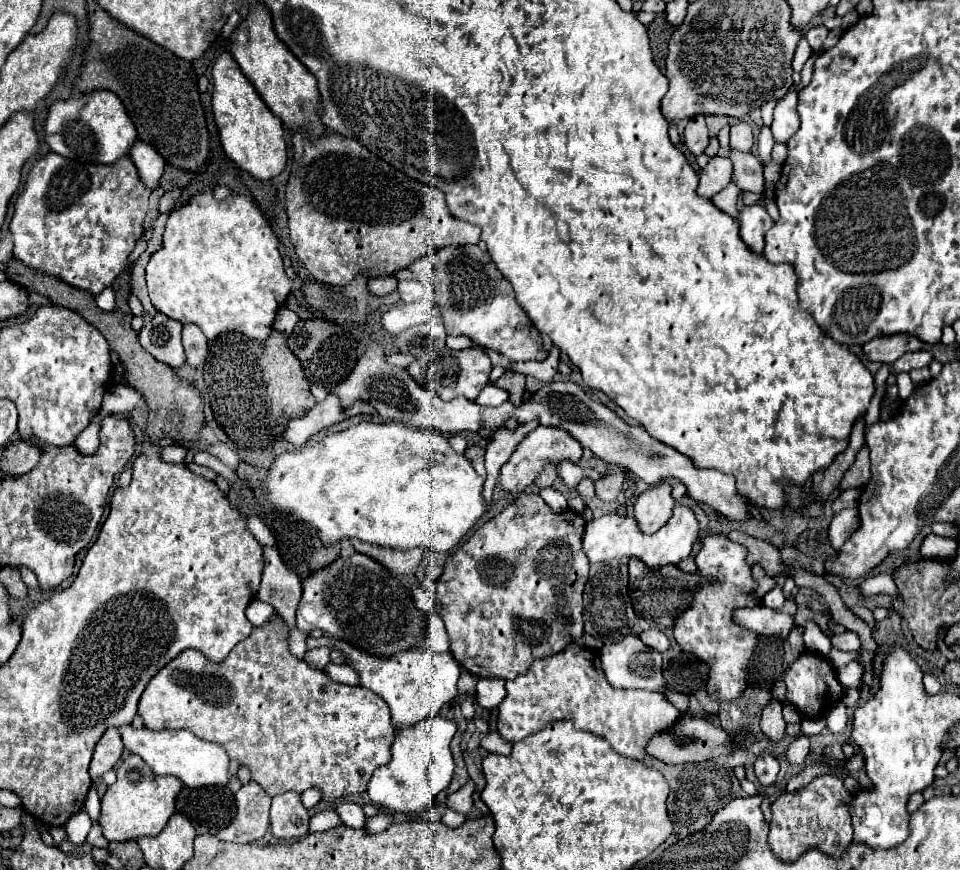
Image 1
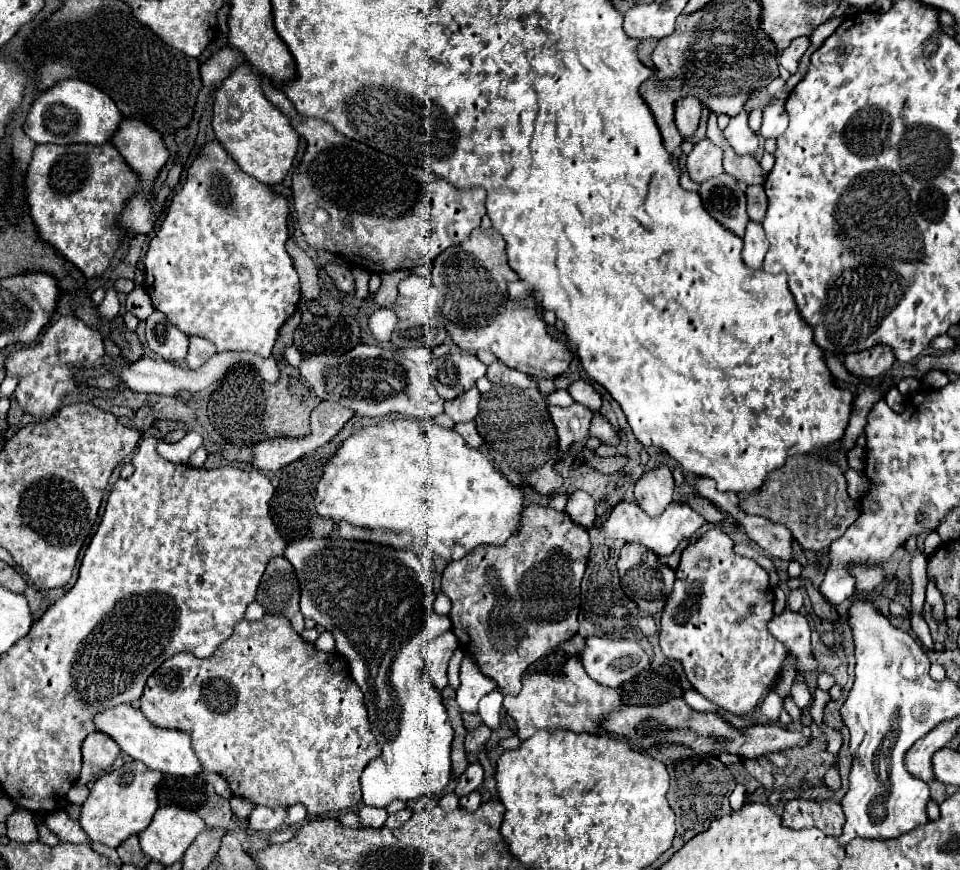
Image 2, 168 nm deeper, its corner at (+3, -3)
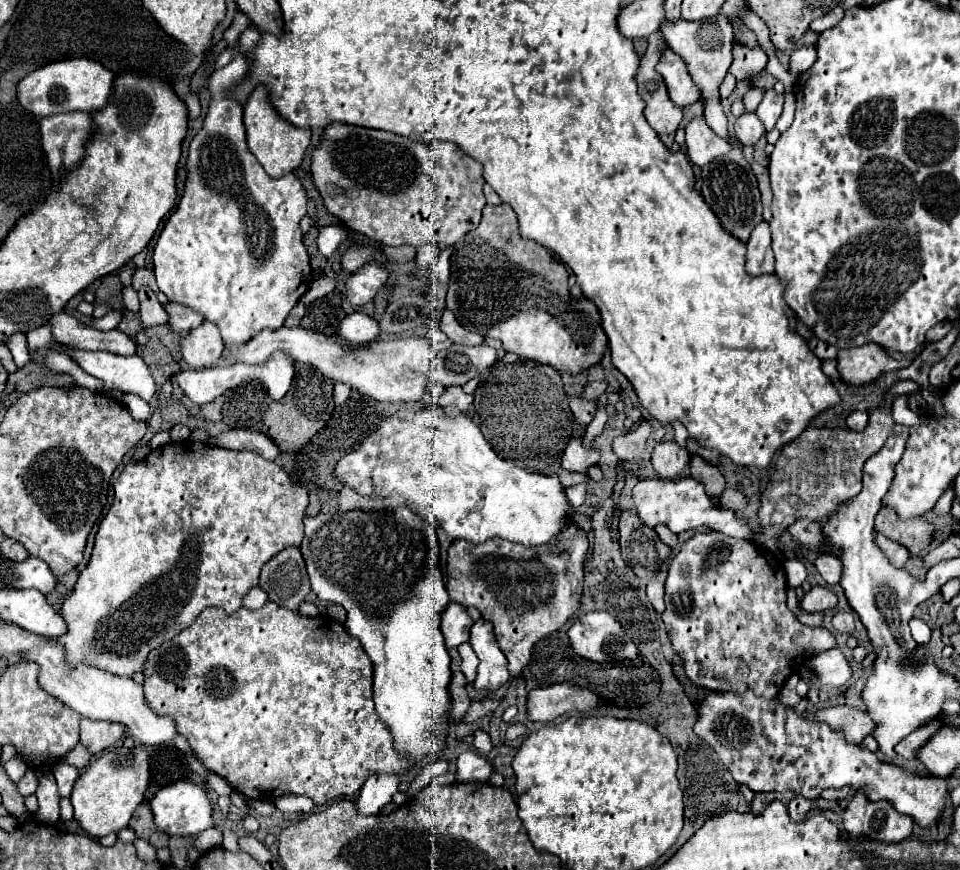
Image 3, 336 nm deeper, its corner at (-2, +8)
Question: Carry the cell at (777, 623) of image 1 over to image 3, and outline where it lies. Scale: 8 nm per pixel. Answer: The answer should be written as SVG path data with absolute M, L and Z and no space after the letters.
M820 585L812 587L812 589L804 595L804 599L802 599L802 607L804 607L806 611L810 611L810 613L834 609L836 603L838 603L836 593L834 593L832 589L828 589L828 587L820 587Z

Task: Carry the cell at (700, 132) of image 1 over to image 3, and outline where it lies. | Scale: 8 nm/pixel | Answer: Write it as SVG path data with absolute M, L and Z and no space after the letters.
M668 45L662 49L656 69L664 77L668 95L678 107L688 107L700 99L700 89L694 85L686 63Z

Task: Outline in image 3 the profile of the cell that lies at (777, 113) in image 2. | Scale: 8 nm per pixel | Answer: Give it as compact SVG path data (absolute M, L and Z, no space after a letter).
M766 91L764 93L764 99L760 101L758 109L756 109L756 115L758 119L764 123L766 131L774 129L780 113L782 113L782 105L784 105L784 97L774 93L774 91Z

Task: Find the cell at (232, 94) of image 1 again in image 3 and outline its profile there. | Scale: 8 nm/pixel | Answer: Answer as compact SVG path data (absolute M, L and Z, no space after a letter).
M262 87L254 89L254 93L248 97L248 101L244 105L244 125L246 125L248 147L258 157L258 161L262 163L262 167L266 169L266 173L270 177L274 177L274 179L284 177L286 173L294 171L302 163L304 153L310 145L310 129L306 129L306 127L300 129L300 127L288 123L286 119L278 117L276 109L268 101L266 89L262 89Z

